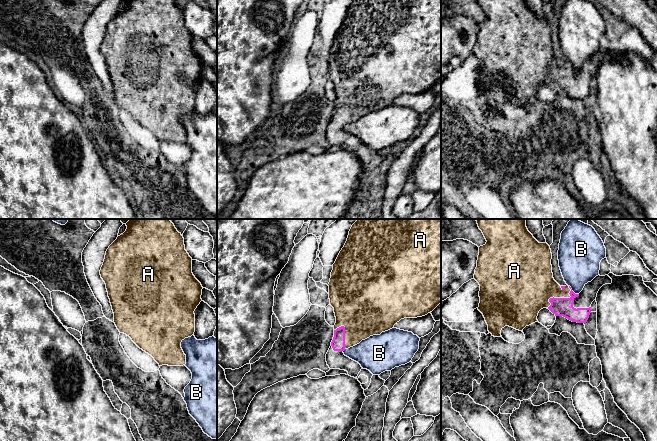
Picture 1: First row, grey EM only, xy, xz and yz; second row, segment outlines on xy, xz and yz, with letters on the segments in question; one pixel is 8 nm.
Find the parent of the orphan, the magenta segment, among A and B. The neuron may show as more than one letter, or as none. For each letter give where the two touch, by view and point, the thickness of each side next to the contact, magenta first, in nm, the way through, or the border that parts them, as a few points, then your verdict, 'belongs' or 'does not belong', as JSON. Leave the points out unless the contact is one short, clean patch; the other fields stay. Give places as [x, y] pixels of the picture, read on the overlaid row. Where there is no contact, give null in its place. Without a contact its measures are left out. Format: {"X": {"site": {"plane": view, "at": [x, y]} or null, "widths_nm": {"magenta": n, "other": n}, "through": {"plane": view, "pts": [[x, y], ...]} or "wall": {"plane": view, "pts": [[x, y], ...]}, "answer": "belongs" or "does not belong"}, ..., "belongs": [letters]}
{"A": {"site": {"plane": "yz", "at": [560, 298]}, "widths_nm": {"magenta": 140, "other": 360}, "through": {"plane": "yz", "pts": [[563, 307], [560, 303], [560, 298], [555, 298], [532, 285]]}, "answer": "belongs"}, "B": {"site": {"plane": "yz", "at": [572, 291]}, "widths_nm": {"magenta": 140, "other": 340}, "wall": {"plane": "yz", "pts": [[569, 285], [578, 294]]}, "answer": "does not belong"}, "belongs": ["A"]}

